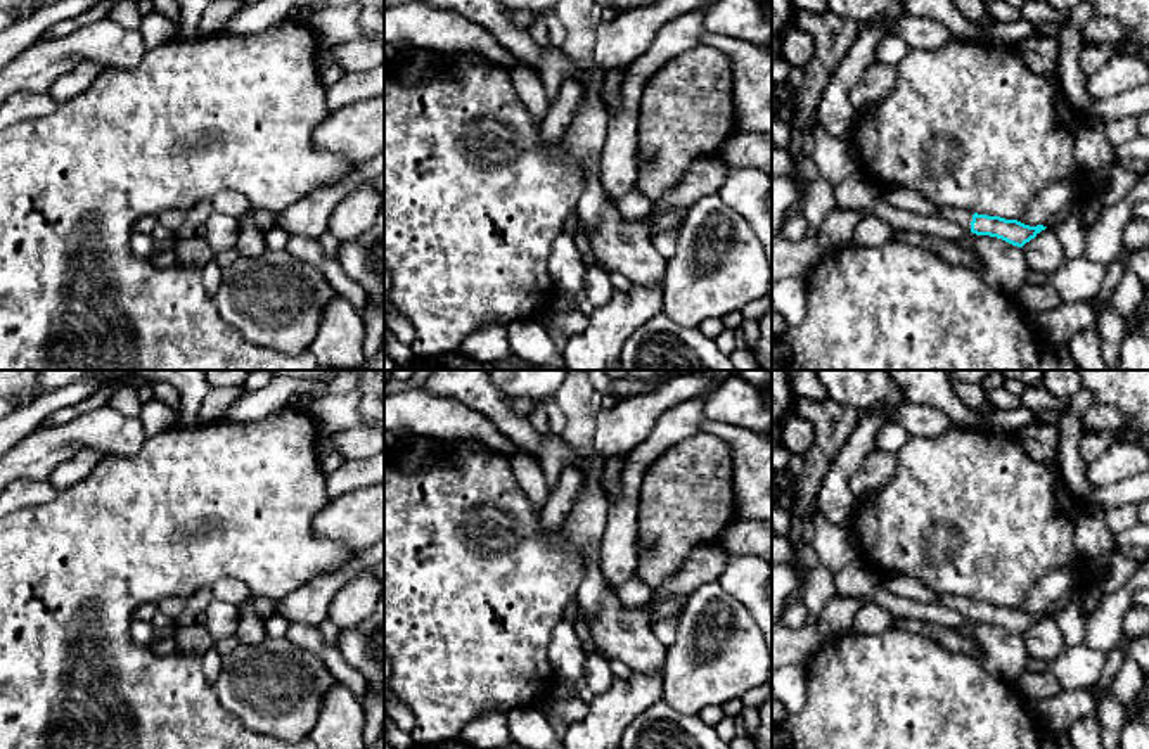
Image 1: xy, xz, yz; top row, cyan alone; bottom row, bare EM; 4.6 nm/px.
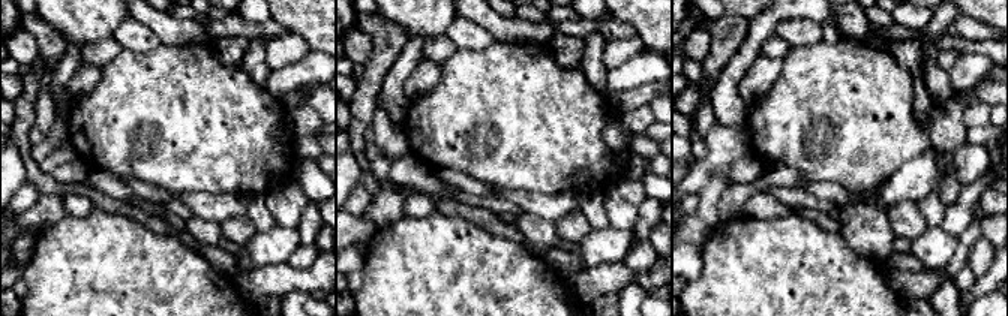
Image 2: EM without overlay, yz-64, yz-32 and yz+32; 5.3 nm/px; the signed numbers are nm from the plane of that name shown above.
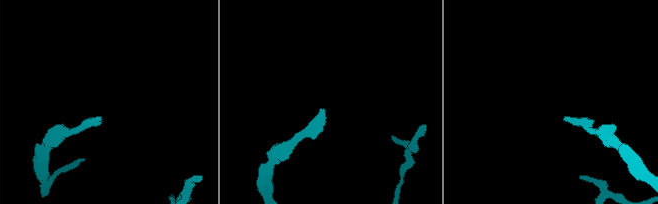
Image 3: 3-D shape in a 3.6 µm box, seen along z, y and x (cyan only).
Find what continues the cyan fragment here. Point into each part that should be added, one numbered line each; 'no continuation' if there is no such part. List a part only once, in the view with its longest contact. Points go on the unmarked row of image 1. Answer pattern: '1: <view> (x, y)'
1: yz (961, 604)

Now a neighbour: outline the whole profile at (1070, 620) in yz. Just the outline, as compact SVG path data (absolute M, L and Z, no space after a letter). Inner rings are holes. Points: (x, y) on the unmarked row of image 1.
M1080 600L1068 604L1064 609L1052 614L1052 618L1062 633L1066 647L1085 643L1087 628Z

